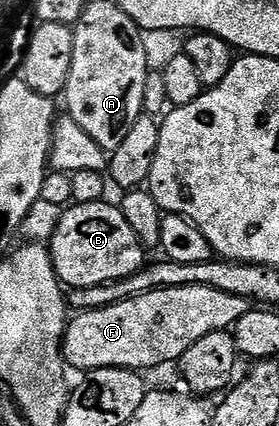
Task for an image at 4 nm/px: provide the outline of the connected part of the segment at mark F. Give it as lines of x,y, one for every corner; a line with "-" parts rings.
188,285
187,287
171,287
170,289
156,289
126,301
120,301
107,307
86,309
78,312
65,328
63,352
65,360
80,371
90,369
131,369
146,371
156,365
169,365
180,362
187,351
187,347
199,343
203,335
224,333
232,330
243,315
247,315
251,302
239,295
227,295
227,291
215,291
215,287
202,285

